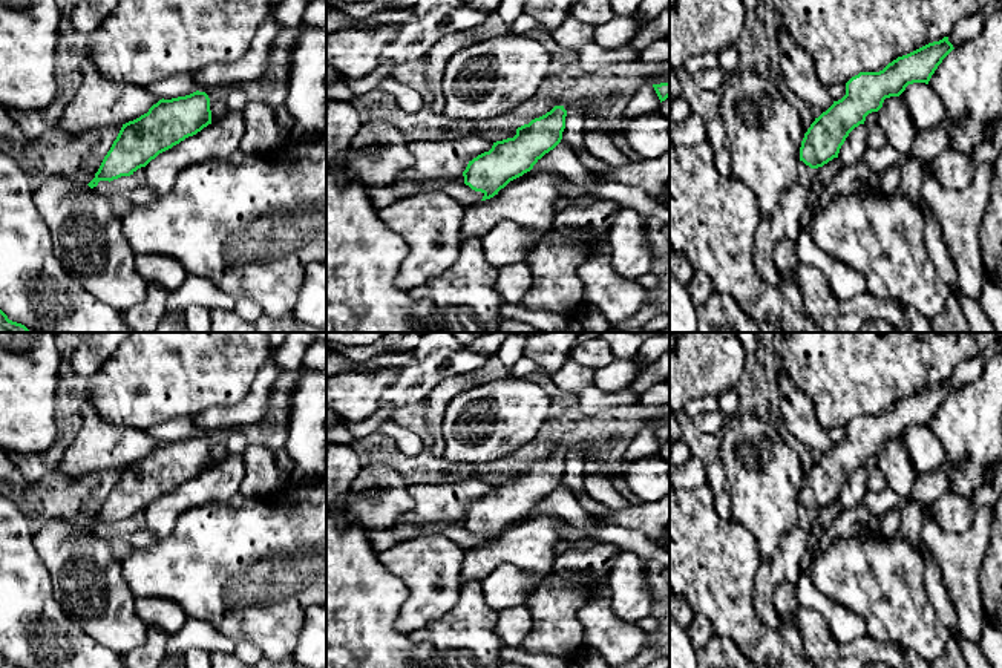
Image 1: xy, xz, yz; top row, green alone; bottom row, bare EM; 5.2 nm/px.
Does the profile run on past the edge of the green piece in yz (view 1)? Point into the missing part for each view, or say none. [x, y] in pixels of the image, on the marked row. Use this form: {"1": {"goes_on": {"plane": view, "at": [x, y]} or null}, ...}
{"1": {"goes_on": null}}

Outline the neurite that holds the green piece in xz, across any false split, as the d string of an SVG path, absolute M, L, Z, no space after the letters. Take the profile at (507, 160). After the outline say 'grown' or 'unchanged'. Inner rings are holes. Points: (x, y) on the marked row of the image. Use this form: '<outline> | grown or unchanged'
M555 106L545 115L518 127L513 138L493 142L489 152L469 161L463 172L464 184L481 192L481 201L493 198L561 142L565 116L564 106Z | unchanged

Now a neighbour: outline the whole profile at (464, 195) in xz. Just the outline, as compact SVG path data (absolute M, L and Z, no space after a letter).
M447 181L444 184L424 184L415 188L414 192L406 193L404 196L414 196L418 193L429 193L429 192L443 192L457 199L463 207L476 204L484 196L484 193L475 192L466 184L455 184L452 181Z

